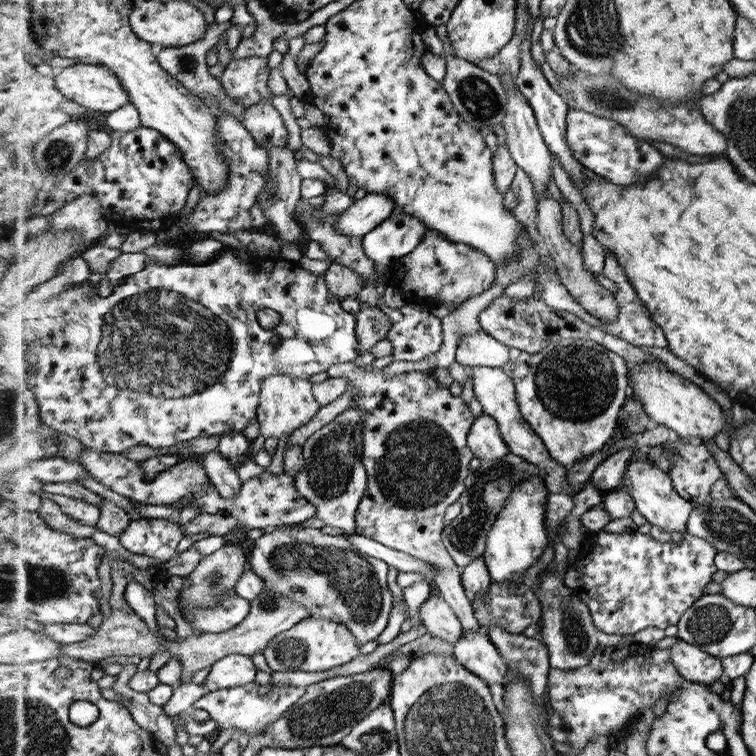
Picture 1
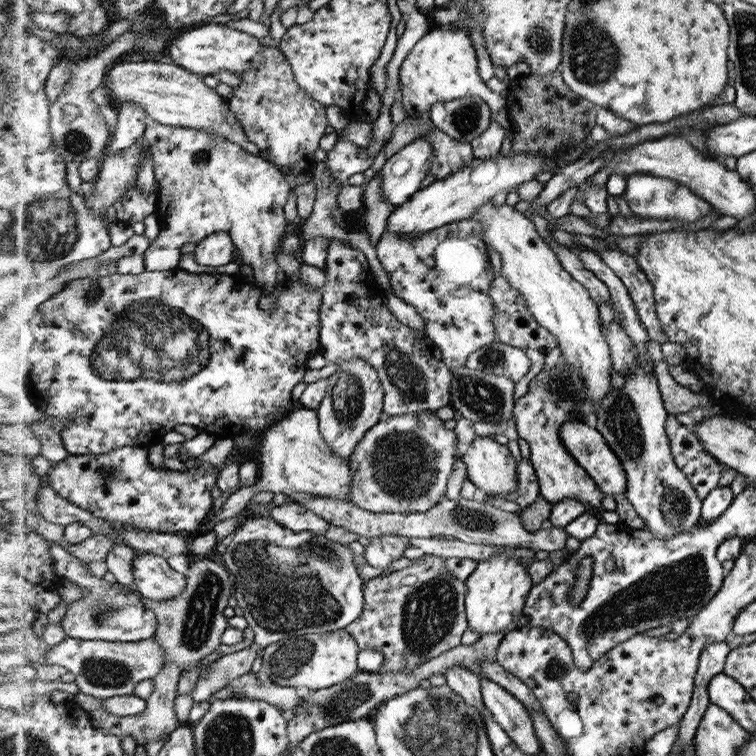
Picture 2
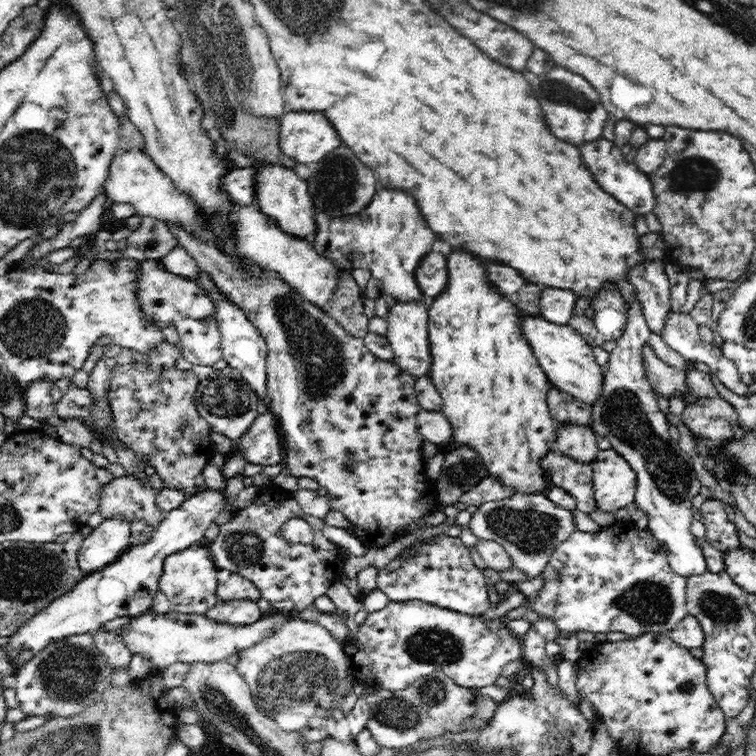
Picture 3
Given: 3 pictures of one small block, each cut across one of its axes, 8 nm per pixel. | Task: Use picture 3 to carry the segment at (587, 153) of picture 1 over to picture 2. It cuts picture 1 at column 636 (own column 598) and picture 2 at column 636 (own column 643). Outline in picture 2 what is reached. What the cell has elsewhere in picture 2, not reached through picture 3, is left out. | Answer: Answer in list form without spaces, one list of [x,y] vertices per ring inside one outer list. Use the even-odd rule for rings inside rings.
[[[634,173],[627,175],[625,191],[622,197],[626,200],[634,215],[641,218],[656,220],[688,220],[693,222],[710,212],[711,203],[692,191],[690,187],[683,187],[676,180],[649,175],[648,173]]]

